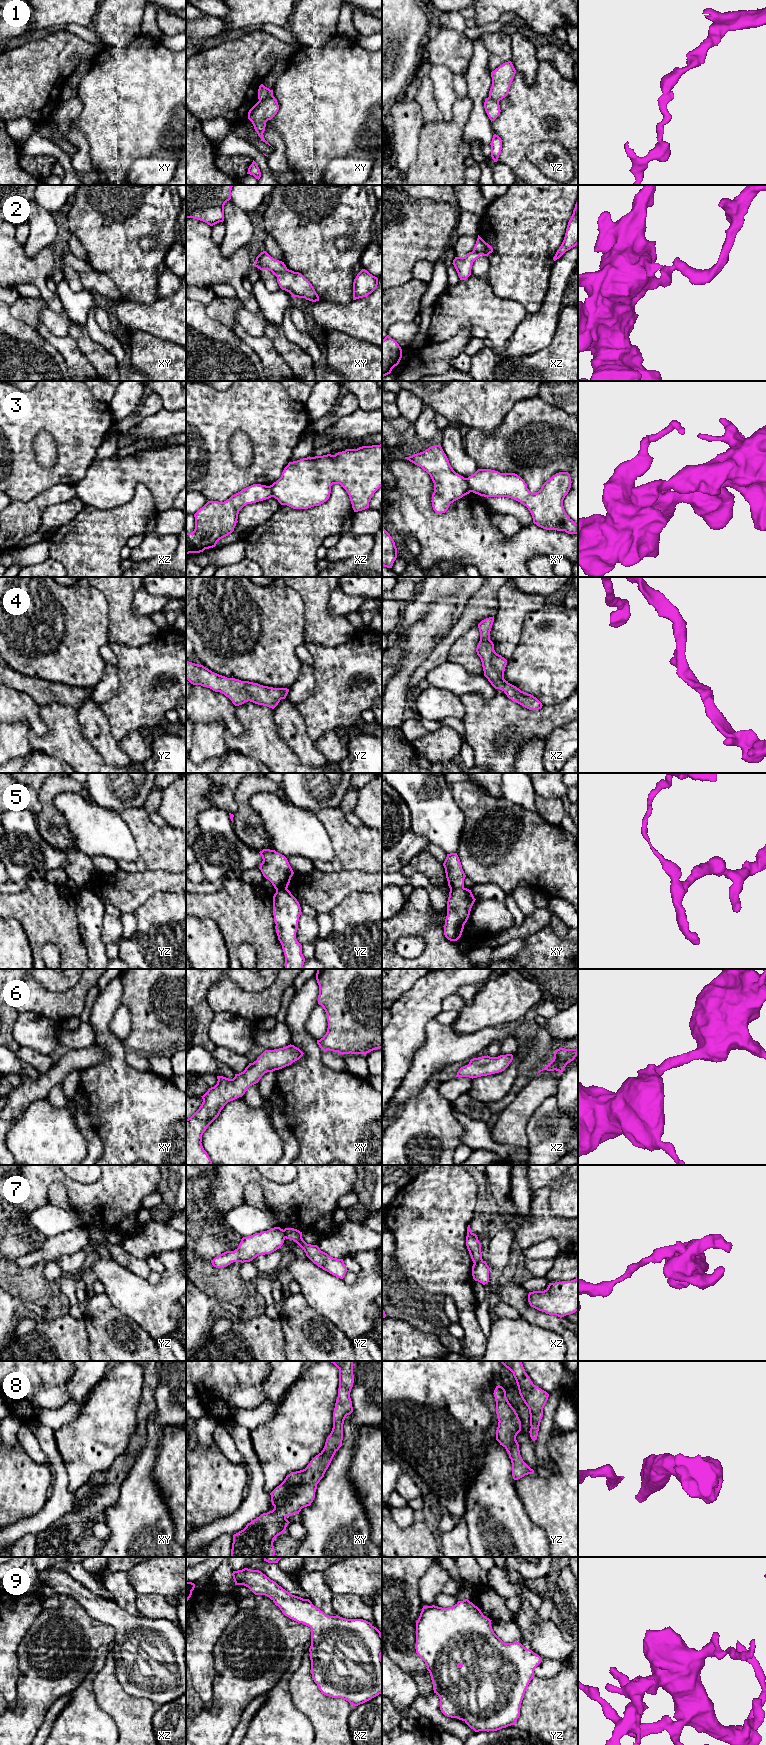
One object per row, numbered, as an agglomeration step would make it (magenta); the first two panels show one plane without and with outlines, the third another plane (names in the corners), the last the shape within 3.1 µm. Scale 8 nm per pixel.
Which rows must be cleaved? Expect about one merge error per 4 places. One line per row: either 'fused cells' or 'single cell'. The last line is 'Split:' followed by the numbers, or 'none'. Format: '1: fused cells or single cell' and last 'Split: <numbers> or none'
1: fused cells
2: single cell
3: fused cells
4: single cell
5: fused cells
6: single cell
7: fused cells
8: single cell
9: single cell
Split: 1, 3, 5, 7

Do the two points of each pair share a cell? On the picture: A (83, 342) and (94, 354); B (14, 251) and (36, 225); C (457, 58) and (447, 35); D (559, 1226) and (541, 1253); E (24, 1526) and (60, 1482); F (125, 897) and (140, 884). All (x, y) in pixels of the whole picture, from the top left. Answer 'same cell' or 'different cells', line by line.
A: same cell
B: different cells
C: same cell
D: different cells
E: same cell
F: same cell

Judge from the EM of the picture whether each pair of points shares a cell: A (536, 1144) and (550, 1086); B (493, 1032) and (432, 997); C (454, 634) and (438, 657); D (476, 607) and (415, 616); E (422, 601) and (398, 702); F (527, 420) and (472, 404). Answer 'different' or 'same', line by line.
A: different
B: different
C: same
D: different
E: different
F: different

